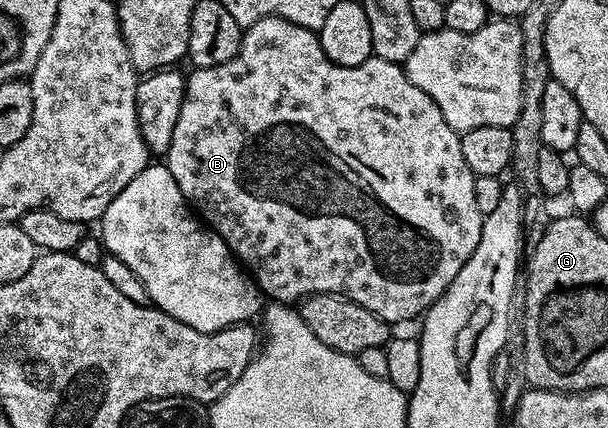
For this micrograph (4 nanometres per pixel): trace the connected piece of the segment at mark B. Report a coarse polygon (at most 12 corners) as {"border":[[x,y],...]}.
{"border":[[270,16],[166,165],[273,302],[419,319],[478,248],[401,63]]}

